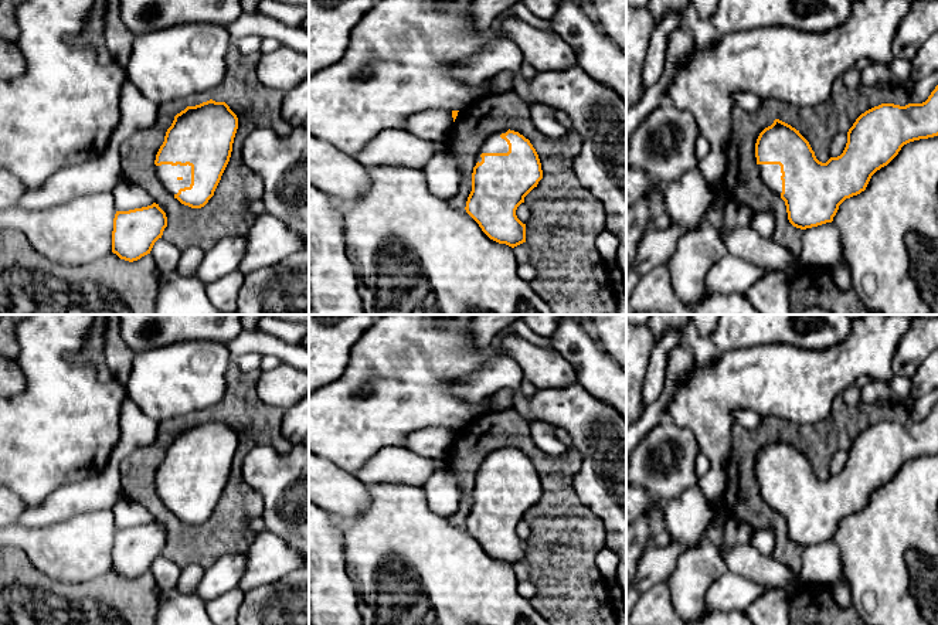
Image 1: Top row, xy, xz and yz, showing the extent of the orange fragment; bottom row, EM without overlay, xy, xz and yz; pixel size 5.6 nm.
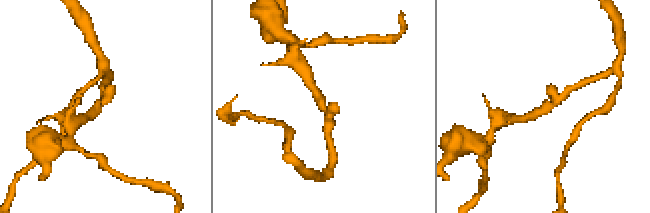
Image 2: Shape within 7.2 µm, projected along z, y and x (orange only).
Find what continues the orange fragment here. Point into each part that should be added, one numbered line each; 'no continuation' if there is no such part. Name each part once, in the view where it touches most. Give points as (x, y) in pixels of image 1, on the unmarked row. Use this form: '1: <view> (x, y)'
1: xy (169, 491)

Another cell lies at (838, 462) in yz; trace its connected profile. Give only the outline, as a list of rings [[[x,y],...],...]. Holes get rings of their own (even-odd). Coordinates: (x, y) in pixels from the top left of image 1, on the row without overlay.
[[[839,449],[830,461],[829,472],[830,475],[837,475],[843,471],[847,461],[847,449]]]

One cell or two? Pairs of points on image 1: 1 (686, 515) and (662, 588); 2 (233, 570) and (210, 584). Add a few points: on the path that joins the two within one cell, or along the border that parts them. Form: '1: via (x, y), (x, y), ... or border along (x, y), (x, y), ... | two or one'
1: border along (666, 578), (653, 584), (641, 597) | two
2: via (227, 571), (216, 581) | one

